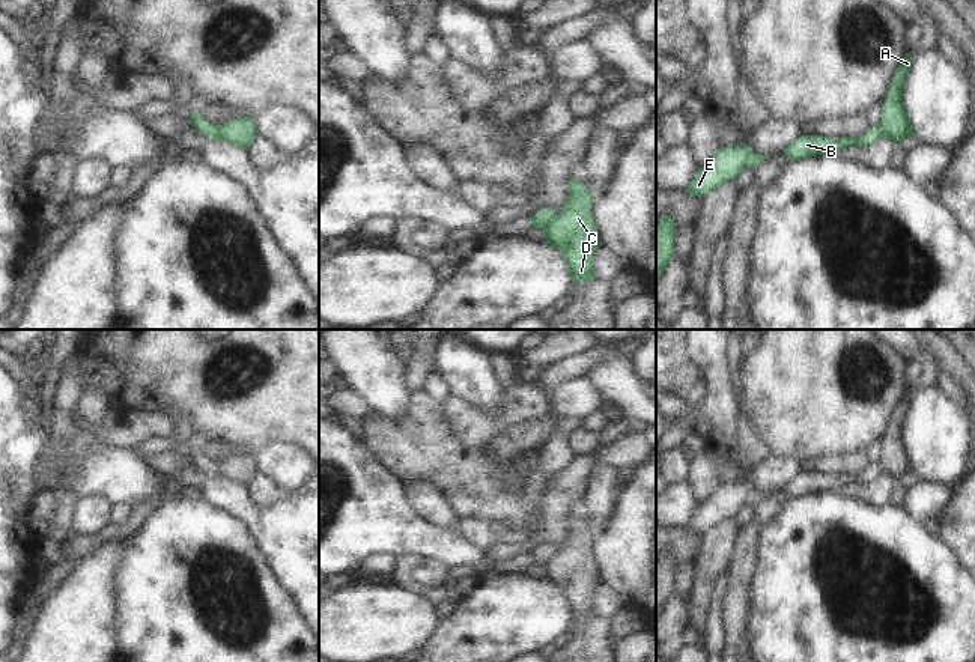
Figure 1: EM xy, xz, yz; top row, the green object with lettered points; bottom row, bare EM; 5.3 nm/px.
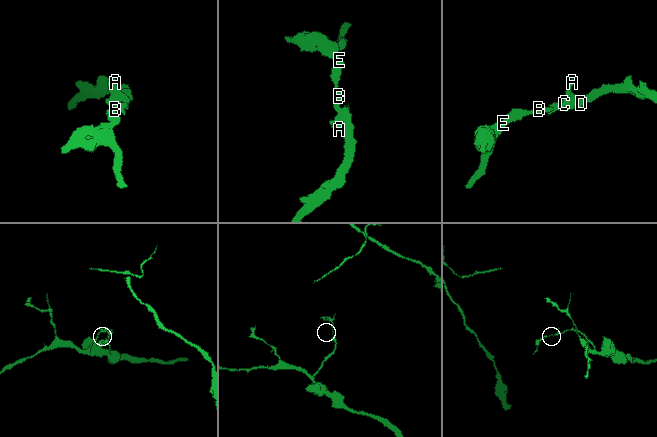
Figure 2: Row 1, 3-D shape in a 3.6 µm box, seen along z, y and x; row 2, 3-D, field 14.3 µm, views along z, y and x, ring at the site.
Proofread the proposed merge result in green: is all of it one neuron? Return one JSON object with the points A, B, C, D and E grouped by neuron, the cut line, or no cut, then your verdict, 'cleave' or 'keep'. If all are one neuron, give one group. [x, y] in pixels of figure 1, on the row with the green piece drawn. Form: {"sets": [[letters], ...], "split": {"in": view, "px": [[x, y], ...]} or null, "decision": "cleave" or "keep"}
{"sets": [["A", "C", "D"], ["B", "E"]], "split": {"in": "xy", "px": [[212, 124], [221, 139]]}, "decision": "cleave"}

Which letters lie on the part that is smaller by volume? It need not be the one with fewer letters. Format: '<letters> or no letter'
B, E.

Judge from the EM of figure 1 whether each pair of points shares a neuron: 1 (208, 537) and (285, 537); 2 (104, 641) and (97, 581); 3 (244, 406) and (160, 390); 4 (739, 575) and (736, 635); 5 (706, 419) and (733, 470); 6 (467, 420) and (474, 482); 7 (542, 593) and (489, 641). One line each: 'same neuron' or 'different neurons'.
1: different neurons
2: same neuron
3: same neuron
4: same neuron
5: different neurons
6: different neurons
7: same neuron

